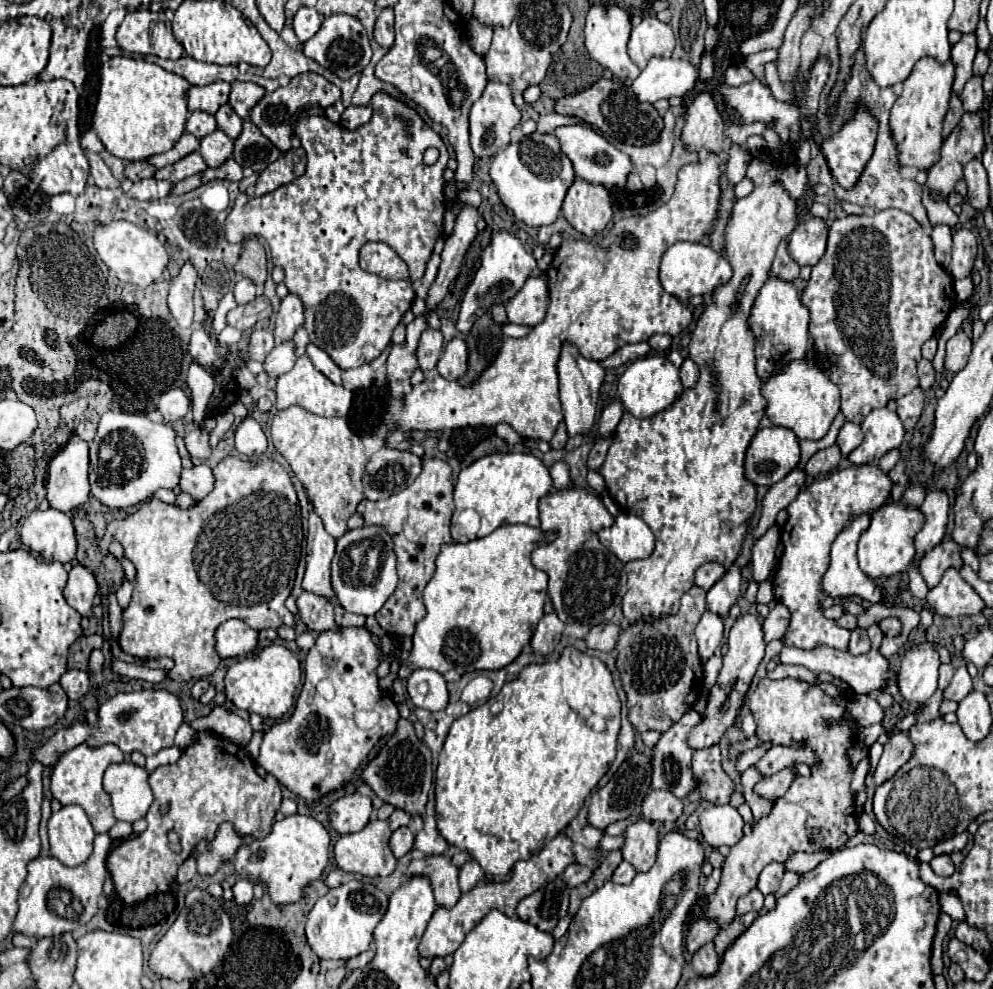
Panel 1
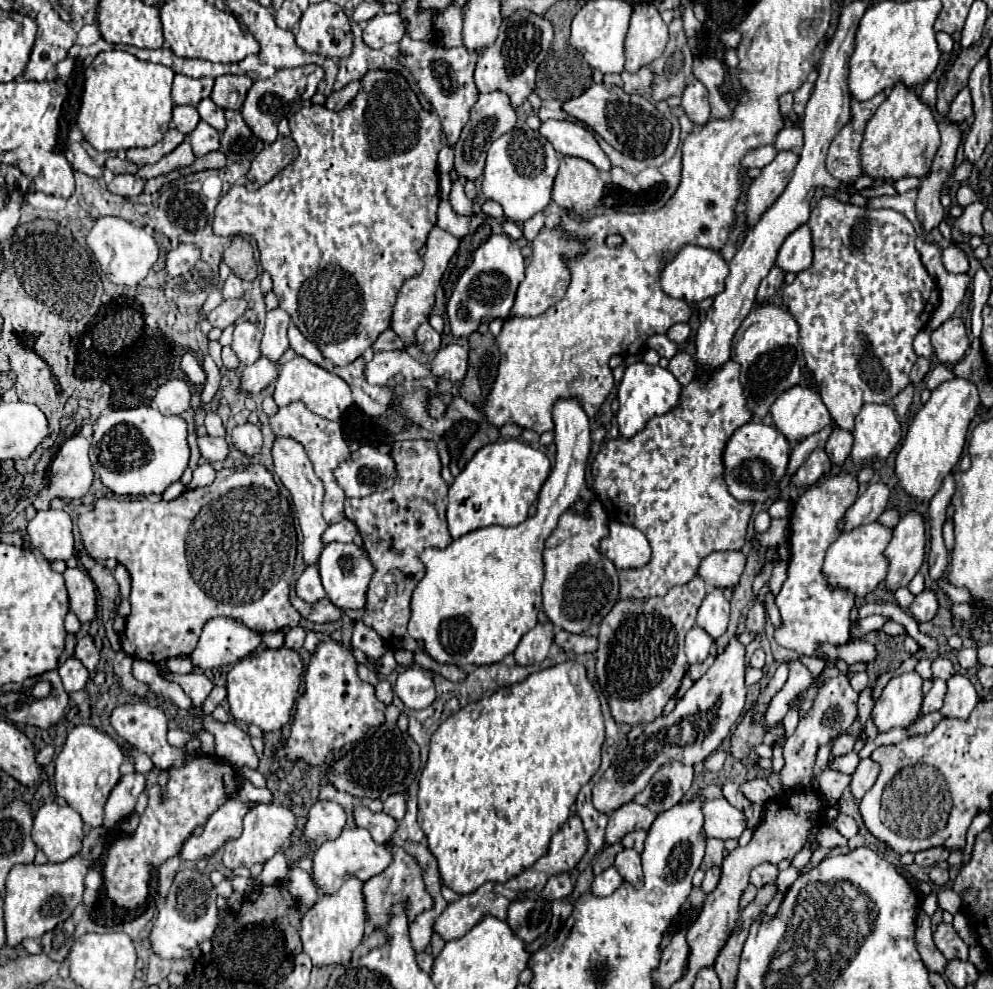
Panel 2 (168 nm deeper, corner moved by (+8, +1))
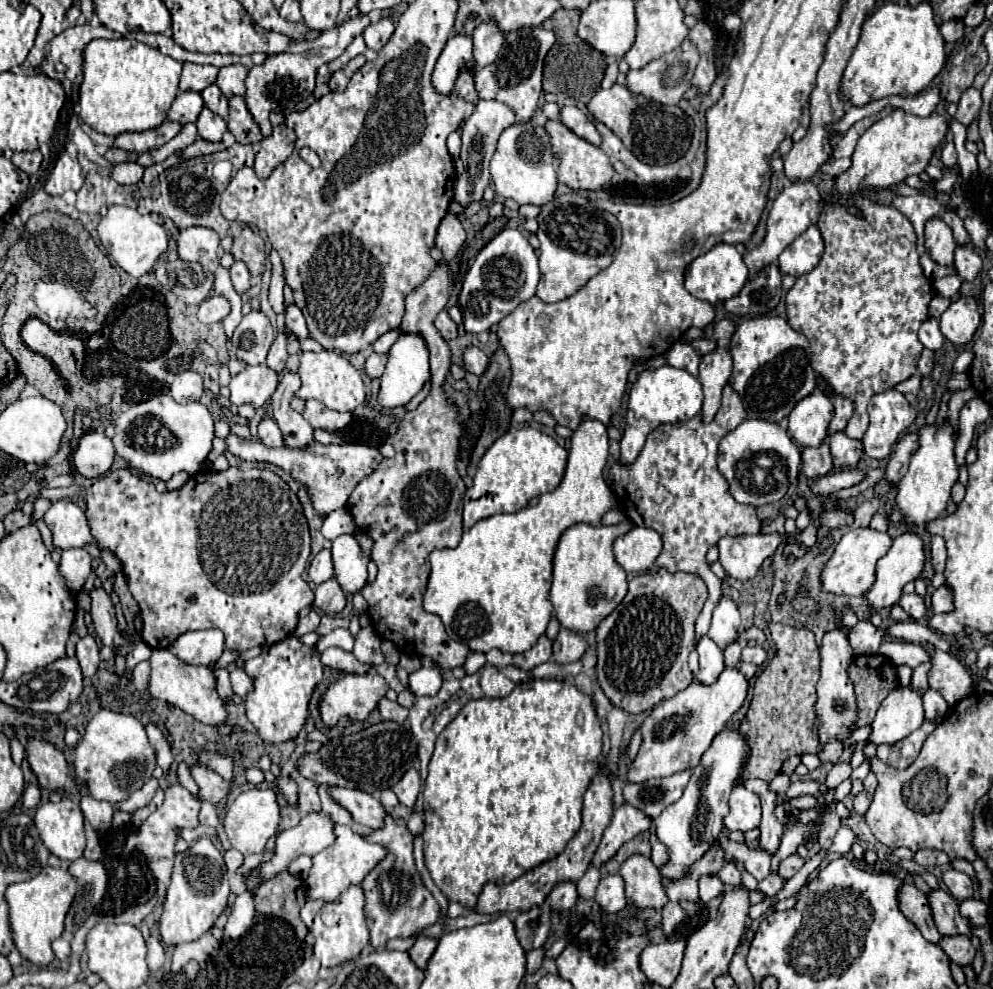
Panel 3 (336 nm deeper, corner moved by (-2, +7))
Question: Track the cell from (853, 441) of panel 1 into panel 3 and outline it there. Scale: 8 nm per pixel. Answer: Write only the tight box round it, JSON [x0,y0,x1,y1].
[831,433,863,469]

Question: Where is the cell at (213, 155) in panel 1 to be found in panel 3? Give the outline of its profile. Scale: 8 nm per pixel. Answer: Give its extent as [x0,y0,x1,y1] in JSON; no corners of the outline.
[197,107,227,141]

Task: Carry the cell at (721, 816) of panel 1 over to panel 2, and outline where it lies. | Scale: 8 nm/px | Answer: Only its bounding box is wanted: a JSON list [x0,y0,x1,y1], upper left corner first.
[703,799,747,839]

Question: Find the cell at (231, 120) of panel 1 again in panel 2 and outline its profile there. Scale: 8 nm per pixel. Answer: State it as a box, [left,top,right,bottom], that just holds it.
[197,97,225,133]

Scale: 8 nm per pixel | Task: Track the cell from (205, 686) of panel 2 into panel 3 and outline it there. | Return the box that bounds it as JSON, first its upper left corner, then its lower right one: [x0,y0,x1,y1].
[215,669,231,699]

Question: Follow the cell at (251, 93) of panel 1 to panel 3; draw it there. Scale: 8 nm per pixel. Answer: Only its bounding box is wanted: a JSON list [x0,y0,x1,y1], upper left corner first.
[215,63,249,97]

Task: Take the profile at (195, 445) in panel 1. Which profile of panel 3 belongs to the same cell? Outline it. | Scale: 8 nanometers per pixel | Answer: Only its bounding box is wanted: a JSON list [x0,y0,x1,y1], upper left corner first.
[225,435,383,515]

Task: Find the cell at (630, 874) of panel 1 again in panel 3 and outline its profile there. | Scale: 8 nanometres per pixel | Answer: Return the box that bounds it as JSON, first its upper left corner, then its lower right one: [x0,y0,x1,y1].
[595,873,627,915]

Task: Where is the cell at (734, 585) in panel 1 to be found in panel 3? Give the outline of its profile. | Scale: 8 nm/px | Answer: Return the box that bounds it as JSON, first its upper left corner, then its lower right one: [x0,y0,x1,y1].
[707,597,741,649]

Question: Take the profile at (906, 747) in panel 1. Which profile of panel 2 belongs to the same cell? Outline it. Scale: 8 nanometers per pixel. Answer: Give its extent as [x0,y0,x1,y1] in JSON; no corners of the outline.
[851,759,879,803]

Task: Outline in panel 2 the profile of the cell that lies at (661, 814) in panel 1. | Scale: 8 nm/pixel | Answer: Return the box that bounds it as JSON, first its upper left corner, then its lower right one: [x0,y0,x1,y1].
[605,801,657,847]

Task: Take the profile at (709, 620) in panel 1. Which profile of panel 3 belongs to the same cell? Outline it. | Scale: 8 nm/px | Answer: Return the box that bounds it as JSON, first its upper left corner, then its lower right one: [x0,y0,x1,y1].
[697,635,723,683]

